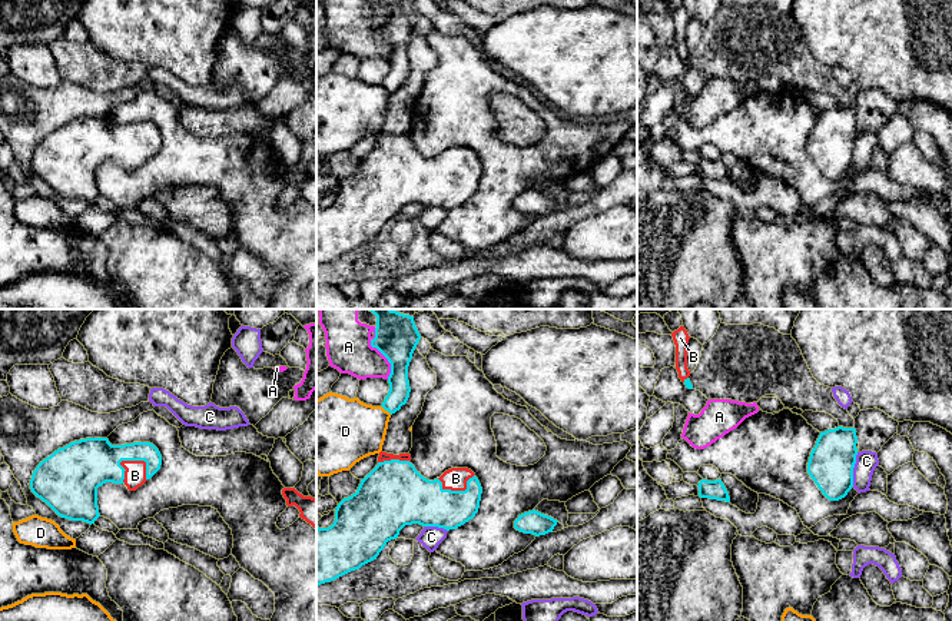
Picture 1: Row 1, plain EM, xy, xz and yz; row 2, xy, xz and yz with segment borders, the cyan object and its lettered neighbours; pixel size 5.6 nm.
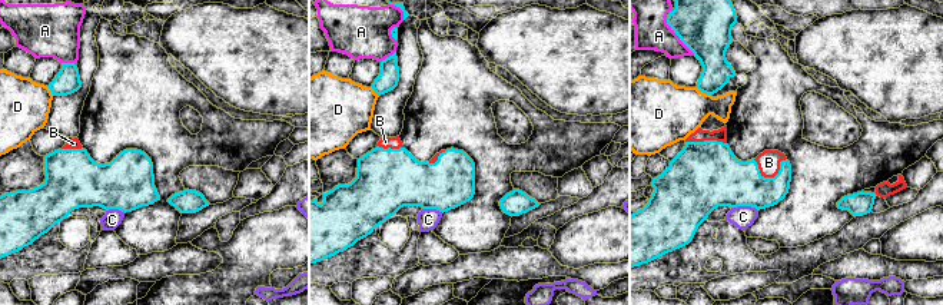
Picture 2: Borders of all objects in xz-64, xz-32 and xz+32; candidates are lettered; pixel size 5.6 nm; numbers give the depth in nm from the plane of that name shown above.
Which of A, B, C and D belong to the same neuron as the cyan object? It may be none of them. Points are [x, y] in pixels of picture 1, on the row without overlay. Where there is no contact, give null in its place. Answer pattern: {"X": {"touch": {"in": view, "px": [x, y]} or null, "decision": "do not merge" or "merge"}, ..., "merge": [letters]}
{"A": {"touch": {"in": "xz", "px": [380, 30]}, "decision": "do not merge"}, "B": {"touch": {"in": "xy", "px": [141, 139]}, "decision": "merge"}, "C": {"touch": {"in": "yz", "px": [852, 149]}, "decision": "do not merge"}, "D": {"touch": {"in": "xz", "px": [387, 89]}, "decision": "do not merge"}, "merge": ["B"]}

